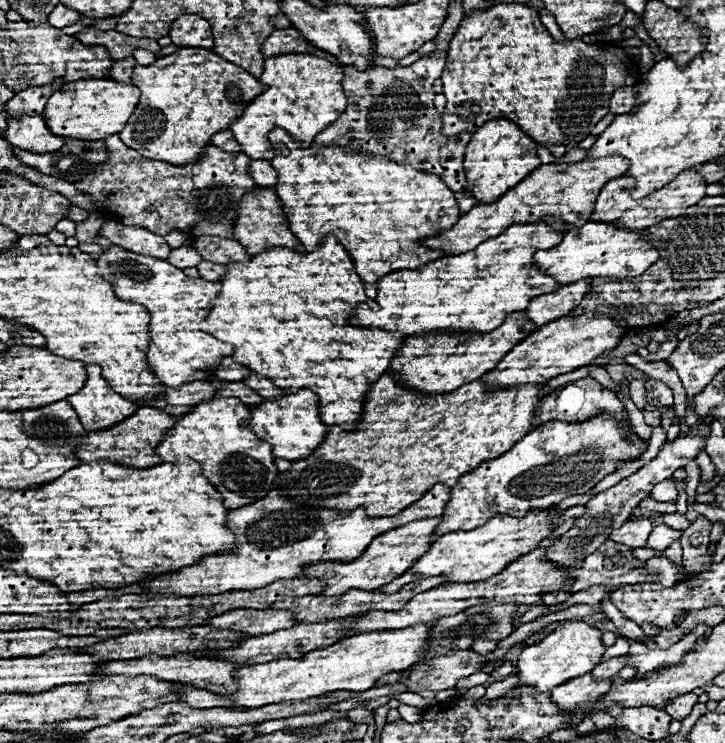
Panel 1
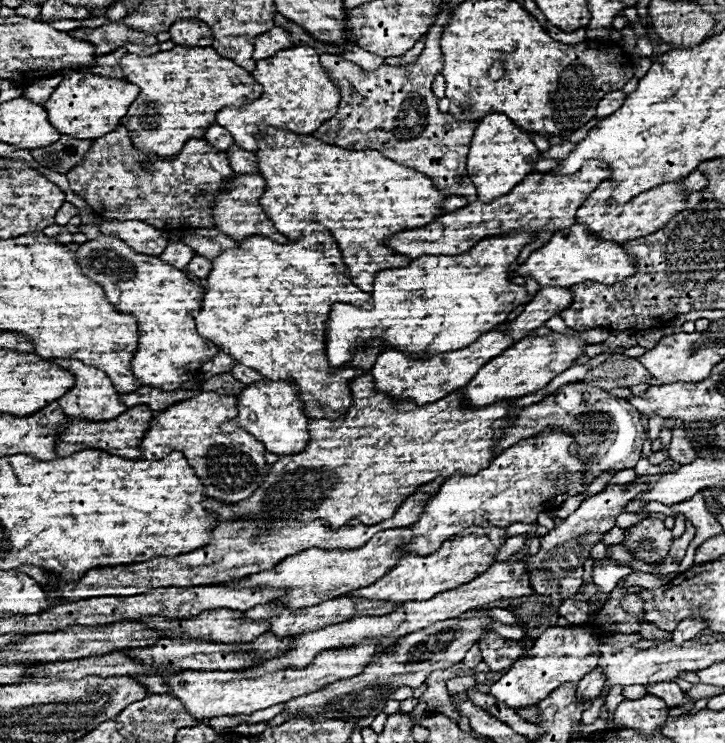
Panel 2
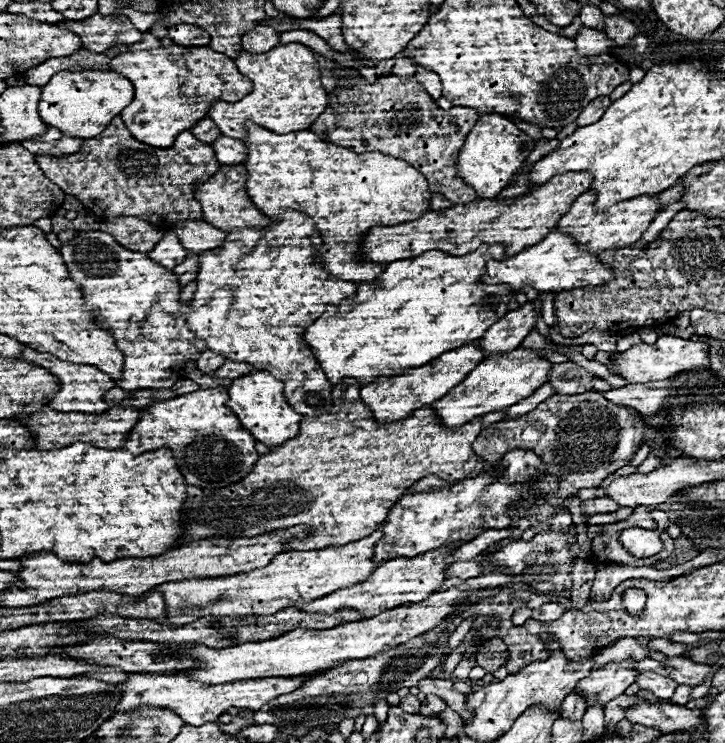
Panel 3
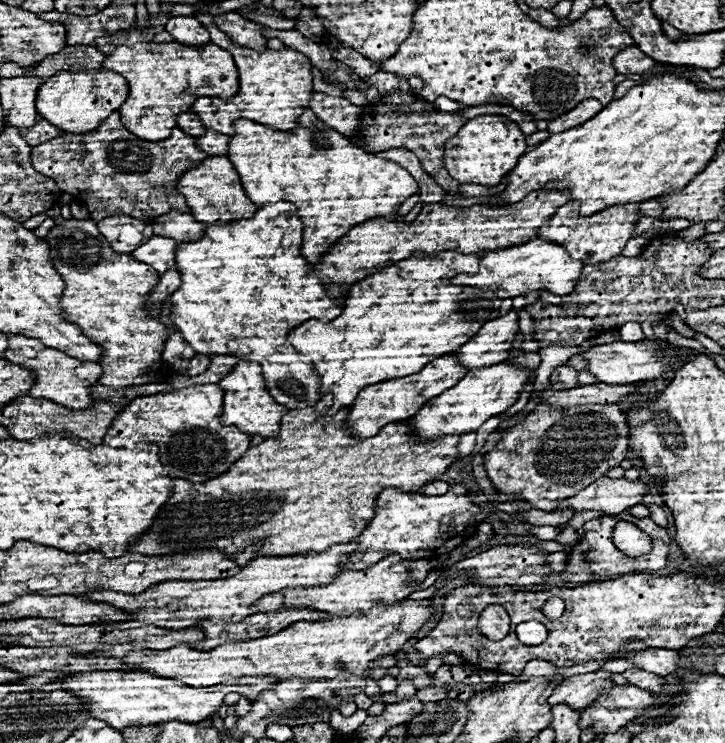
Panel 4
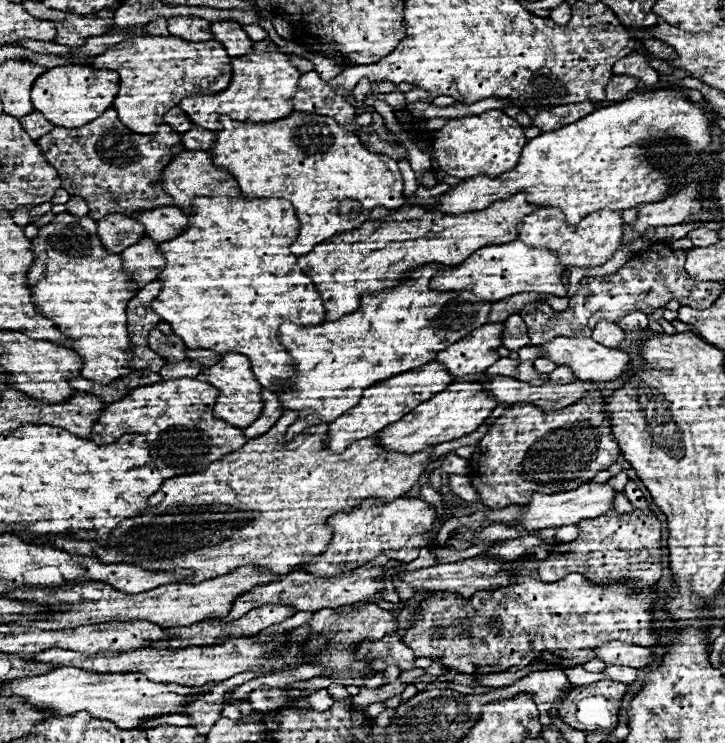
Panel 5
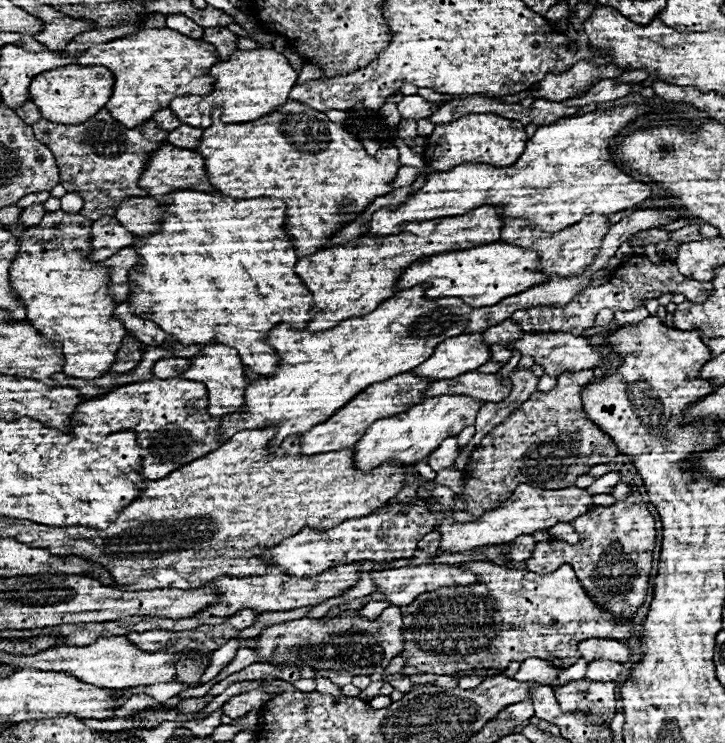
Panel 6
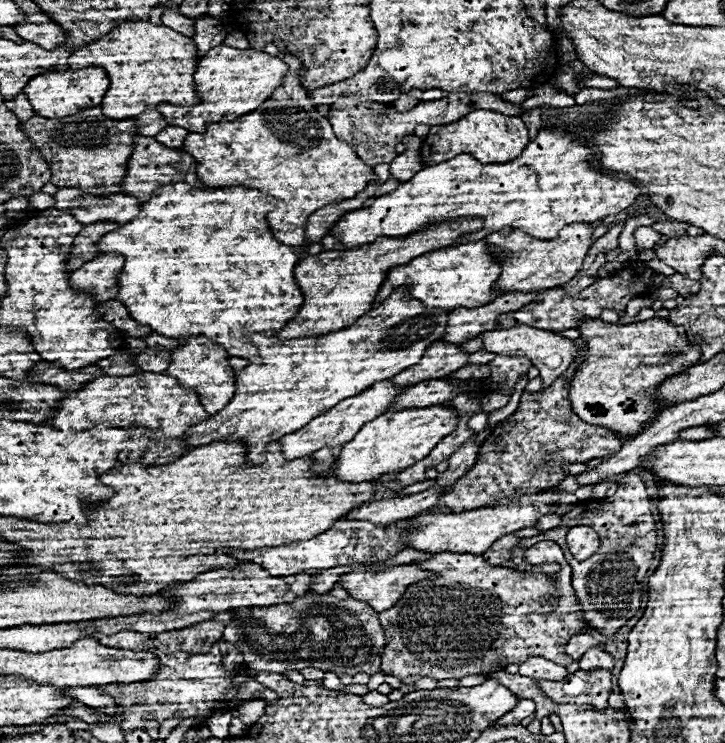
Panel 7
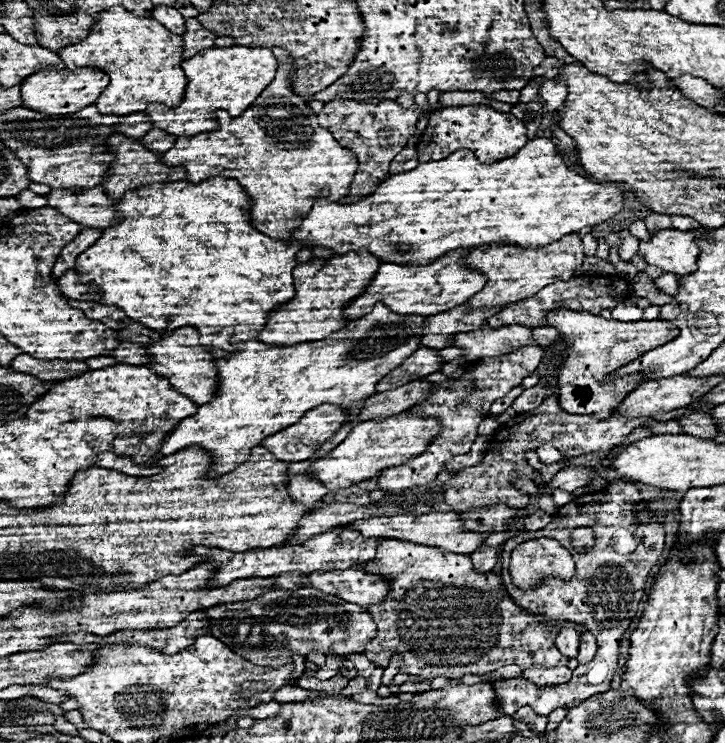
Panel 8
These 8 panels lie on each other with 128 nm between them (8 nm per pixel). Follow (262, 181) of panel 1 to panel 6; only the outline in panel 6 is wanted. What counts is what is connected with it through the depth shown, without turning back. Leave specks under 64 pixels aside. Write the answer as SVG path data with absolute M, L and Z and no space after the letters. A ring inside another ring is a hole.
M178 126L176 130L172 130L166 138L168 144L172 146L188 146L190 150L196 150L198 148L198 142L202 138L202 130L200 128L192 128L192 126Z

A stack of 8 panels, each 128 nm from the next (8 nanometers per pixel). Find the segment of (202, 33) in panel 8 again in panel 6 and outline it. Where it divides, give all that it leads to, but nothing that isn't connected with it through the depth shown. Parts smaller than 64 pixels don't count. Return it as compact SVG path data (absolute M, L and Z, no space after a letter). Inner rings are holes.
M218 26L218 28L206 28L202 38L204 38L208 44L214 44L216 50L218 50L218 54L220 54L222 58L228 58L228 54L238 48L238 46L236 46L238 36L236 36L234 32L230 32L228 28L222 28L222 26Z

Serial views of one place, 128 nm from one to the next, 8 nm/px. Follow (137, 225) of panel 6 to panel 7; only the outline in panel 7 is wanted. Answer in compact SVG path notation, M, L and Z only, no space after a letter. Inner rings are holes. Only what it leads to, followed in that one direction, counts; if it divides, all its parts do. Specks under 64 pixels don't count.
M58 190L54 194L56 208L72 214L80 224L94 222L130 222L140 212L140 200L128 198L128 194L110 194L96 198L84 190Z

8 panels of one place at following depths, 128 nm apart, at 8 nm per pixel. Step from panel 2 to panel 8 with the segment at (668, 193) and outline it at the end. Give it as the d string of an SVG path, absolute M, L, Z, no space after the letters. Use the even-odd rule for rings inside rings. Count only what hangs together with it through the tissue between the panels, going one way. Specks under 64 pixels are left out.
M578 232L566 234L558 242L552 242L544 248L528 248L520 250L520 246L508 246L506 242L492 242L488 246L478 246L472 250L468 258L464 258L464 264L470 268L480 270L488 282L480 294L470 298L466 306L478 308L478 306L506 306L512 302L520 302L524 298L530 298L532 294L538 294L544 286L560 280L568 280L576 276L576 270L582 268L584 262L584 248L582 248L582 236Z

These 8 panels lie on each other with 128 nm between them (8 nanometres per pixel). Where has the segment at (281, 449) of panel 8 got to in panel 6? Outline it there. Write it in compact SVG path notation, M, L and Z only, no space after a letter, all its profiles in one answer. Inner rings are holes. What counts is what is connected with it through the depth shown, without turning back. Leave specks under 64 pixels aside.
M404 372L404 374L398 374L396 378L368 386L354 400L350 400L348 406L340 408L332 418L314 426L306 434L302 434L302 438L300 438L302 454L324 454L324 452L336 452L336 450L354 446L364 436L364 430L368 430L368 426L372 422L376 422L380 418L390 418L390 416L402 414L404 410L410 410L412 406L416 406L422 400L424 390L428 390L428 386L432 382L434 380L416 378L416 374L412 374L412 372Z

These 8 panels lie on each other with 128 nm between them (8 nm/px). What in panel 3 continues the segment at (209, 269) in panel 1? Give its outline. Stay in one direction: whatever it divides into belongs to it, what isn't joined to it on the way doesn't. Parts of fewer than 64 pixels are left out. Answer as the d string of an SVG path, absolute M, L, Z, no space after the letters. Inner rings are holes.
M190 252L188 258L174 268L174 274L178 274L180 276L180 284L186 286L188 282L192 282L196 278L196 268L198 268L198 256L194 252Z

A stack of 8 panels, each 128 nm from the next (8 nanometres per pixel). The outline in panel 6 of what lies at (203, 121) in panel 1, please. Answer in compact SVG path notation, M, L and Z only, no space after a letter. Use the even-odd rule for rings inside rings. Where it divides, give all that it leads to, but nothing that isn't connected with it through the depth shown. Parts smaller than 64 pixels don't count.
M140 30L128 38L116 38L96 44L78 56L80 66L106 66L114 72L114 96L106 108L124 126L142 126L154 112L168 108L180 96L208 96L216 78L208 74L210 66L220 62L216 48L204 40L192 40L174 30Z

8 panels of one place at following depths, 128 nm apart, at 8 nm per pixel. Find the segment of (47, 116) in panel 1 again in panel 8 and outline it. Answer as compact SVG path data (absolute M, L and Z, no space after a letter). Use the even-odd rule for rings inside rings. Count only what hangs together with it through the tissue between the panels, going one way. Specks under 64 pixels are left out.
M78 68L76 72L58 70L58 72L36 72L22 82L22 100L24 106L46 114L46 116L60 116L60 114L74 114L84 106L96 104L96 98L108 86L108 76L96 68Z

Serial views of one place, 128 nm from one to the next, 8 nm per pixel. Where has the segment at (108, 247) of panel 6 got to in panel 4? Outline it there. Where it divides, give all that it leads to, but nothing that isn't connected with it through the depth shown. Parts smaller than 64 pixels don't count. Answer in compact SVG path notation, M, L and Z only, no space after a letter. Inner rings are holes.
M110 216L98 222L98 230L106 236L112 248L120 254L136 250L136 246L144 244L148 238L154 236L152 226L136 220L132 216Z

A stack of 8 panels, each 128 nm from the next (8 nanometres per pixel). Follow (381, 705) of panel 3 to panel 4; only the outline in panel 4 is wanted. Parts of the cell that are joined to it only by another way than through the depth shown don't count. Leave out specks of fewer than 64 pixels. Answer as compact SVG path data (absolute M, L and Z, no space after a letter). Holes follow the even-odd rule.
M406 600L406 602L396 604L396 606L380 606L380 604L376 604L376 606L372 606L372 610L370 610L366 616L352 614L352 616L336 616L336 618L332 618L332 620L320 620L320 622L296 622L296 624L292 624L292 626L288 626L288 628L284 628L284 630L280 630L278 634L264 636L264 638L256 638L256 640L248 640L248 642L222 644L222 646L216 646L216 648L212 648L212 650L196 650L196 648L192 648L190 644L184 644L184 642L182 642L182 644L176 644L174 648L168 648L168 650L154 650L154 652L148 652L148 650L130 650L126 656L122 656L122 660L124 660L126 664L130 664L130 666L138 666L140 670L146 670L146 672L150 672L150 674L164 676L164 678L176 678L176 680L182 680L186 686L194 686L194 688L226 684L226 682L236 680L236 678L242 678L242 676L276 676L278 680L288 680L288 678L294 678L294 676L296 676L296 678L334 678L334 676L336 676L336 674L340 674L340 672L354 672L354 674L358 674L358 676L364 676L364 679L367 681L365 693L372 698L374 702L382 702L386 704L381 699L382 692L380 687L370 675L366 664L368 664L370 660L376 660L376 658L382 658L382 656L388 656L388 654L396 654L396 652L400 652L400 650L402 650L402 646L404 646L410 638L414 638L414 636L416 636L416 632L418 632L418 630L420 630L428 620L432 620L432 618L434 618L434 614L436 614L436 608L432 606L432 602L430 602L430 600Z

